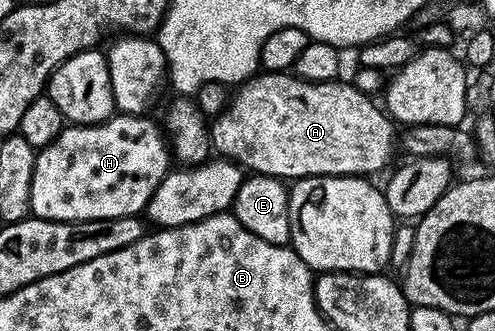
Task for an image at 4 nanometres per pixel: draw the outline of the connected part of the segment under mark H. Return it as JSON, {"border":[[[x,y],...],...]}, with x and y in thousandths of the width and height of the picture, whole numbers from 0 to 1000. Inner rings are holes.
{"border":[[[234,341],[210,372],[131,381],[113,423],[73,459],[61,547],[63,647],[101,668],[283,650],[343,514],[343,435],[325,375],[303,356]]]}

